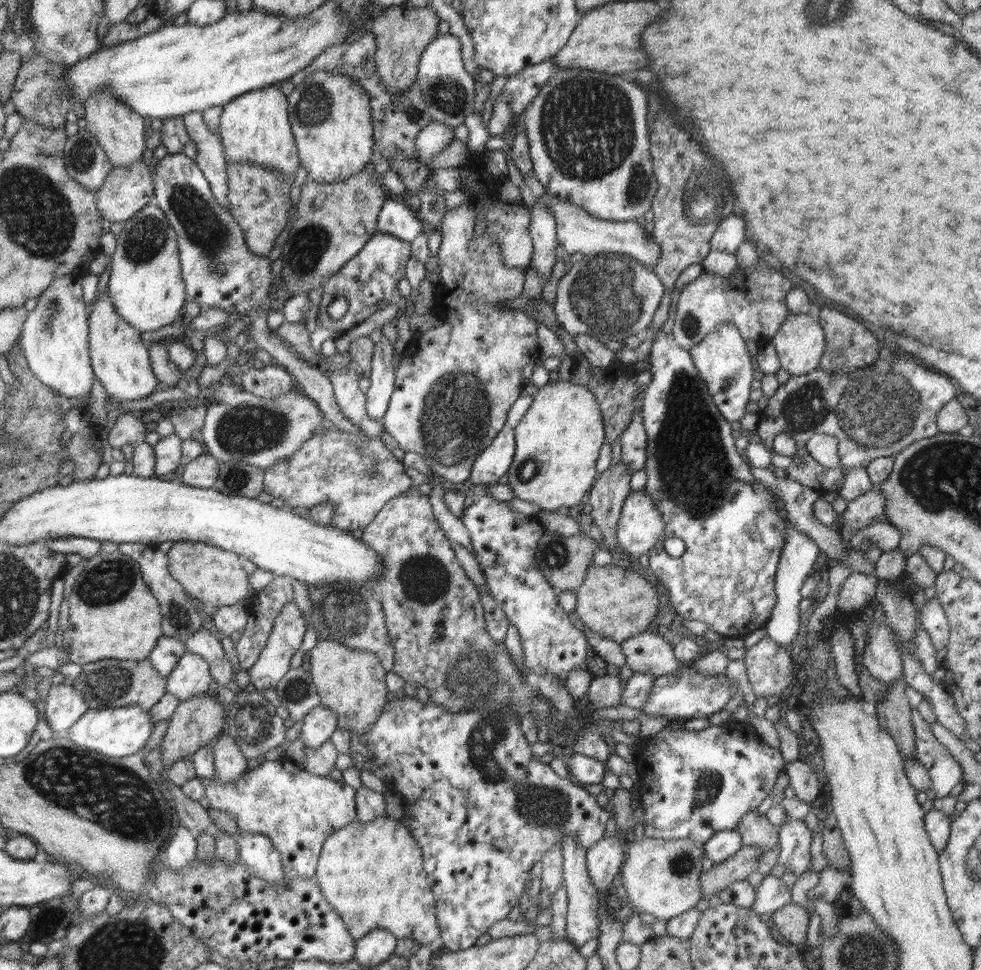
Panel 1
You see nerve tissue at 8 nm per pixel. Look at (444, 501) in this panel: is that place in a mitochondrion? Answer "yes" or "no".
no

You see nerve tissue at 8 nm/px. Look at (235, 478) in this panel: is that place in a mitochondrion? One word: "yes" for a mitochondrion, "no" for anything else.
yes

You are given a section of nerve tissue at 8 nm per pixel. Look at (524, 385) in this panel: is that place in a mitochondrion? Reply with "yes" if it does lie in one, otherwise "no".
no

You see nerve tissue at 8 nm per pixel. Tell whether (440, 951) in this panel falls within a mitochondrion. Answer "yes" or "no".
no

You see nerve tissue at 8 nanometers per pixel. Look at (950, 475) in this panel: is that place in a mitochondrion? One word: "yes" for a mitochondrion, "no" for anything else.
yes

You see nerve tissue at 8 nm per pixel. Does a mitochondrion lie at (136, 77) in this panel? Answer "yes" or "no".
no

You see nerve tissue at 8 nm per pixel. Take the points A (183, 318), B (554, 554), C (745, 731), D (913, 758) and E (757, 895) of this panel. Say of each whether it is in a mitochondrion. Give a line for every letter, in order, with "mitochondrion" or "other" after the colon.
A: other
B: mitochondrion
C: other
D: other
E: other

